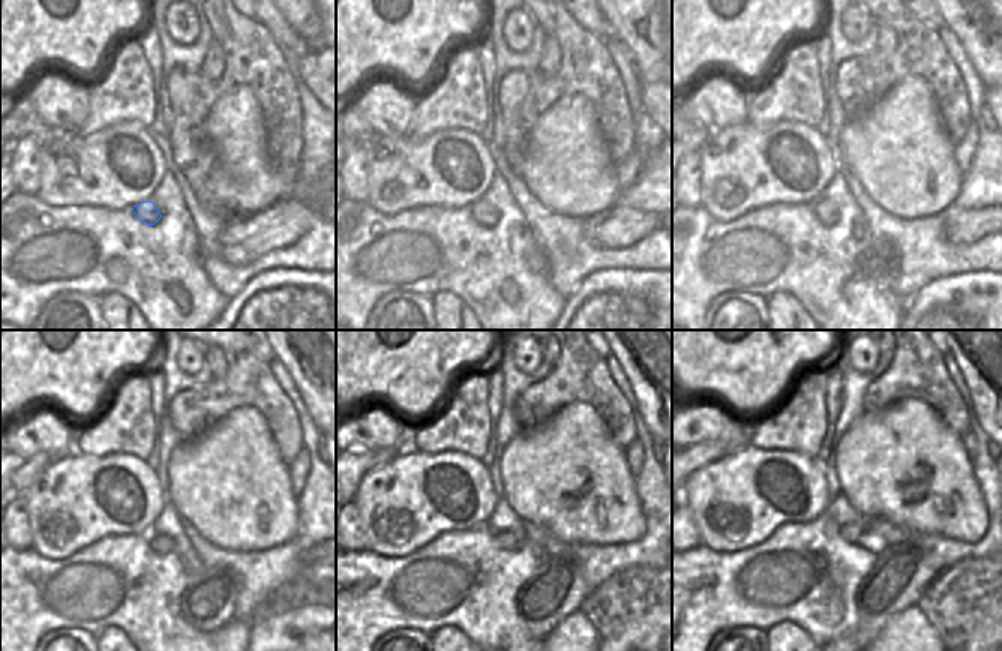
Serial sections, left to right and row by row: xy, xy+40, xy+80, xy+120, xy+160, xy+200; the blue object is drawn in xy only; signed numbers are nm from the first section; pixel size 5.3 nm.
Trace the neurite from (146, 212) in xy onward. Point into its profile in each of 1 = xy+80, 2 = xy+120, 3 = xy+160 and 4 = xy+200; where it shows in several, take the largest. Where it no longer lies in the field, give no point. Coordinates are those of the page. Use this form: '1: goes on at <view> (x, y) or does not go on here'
1: goes on at xy+80 (825, 212)
2: goes on at xy+120 (162, 545)
3: goes on at xy+160 (504, 540)
4: goes on at xy+200 (873, 533)

